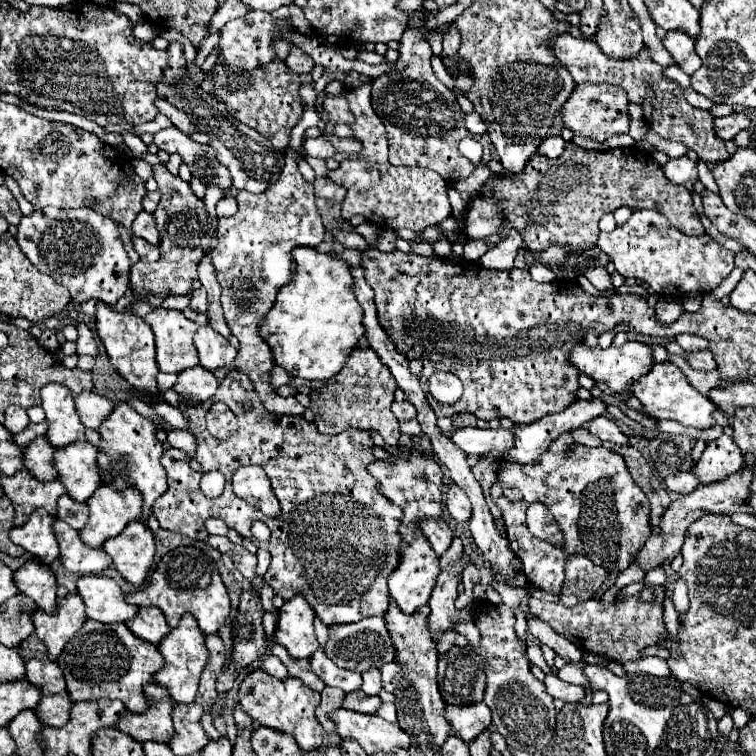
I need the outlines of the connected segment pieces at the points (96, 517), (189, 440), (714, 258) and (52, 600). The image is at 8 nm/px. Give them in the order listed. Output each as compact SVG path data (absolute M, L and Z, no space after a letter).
M103 485L89 497L87 501L91 513L89 523L79 531L83 543L89 547L101 547L107 539L117 537L131 521L141 519L141 493L135 487L127 487L125 491L111 489Z
M171 429L171 431L167 431L167 441L169 441L171 447L183 449L185 453L189 453L189 457L193 455L195 437L189 431L185 431L185 429Z
M643 209L633 211L629 221L621 227L615 227L611 233L601 233L597 247L611 257L617 271L623 277L641 279L651 285L651 291L681 297L685 293L701 293L707 295L715 287L723 283L723 279L733 269L733 253L717 245L709 235L703 237L687 237L677 231L661 213Z
M39 559L25 561L15 571L15 583L19 591L31 597L45 613L53 613L57 609L57 577Z

